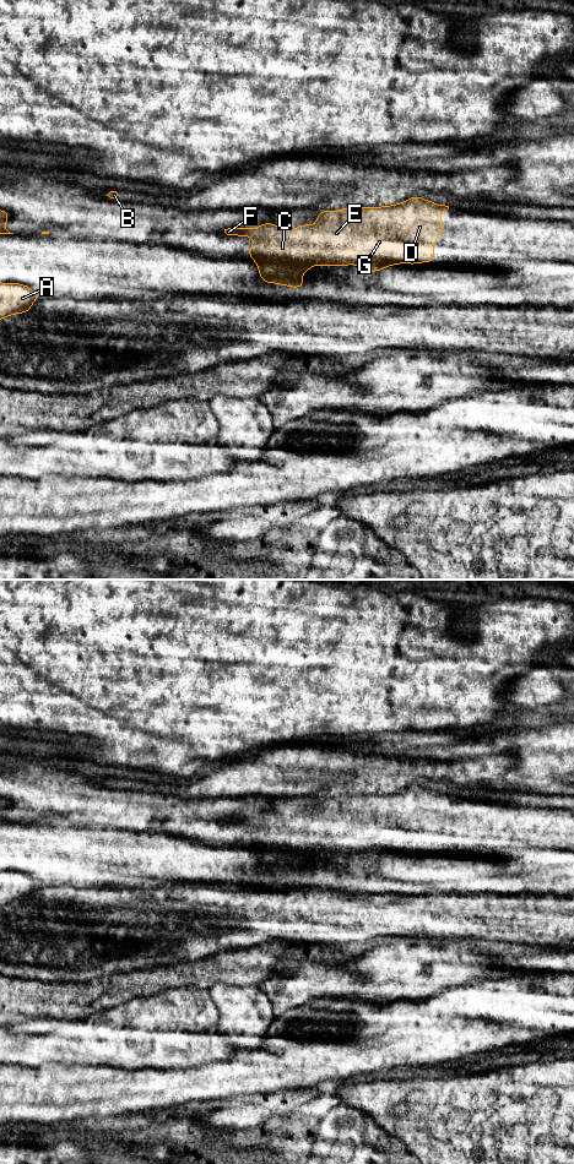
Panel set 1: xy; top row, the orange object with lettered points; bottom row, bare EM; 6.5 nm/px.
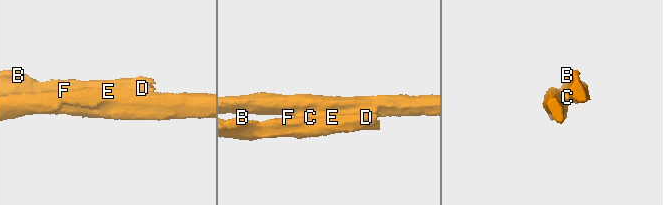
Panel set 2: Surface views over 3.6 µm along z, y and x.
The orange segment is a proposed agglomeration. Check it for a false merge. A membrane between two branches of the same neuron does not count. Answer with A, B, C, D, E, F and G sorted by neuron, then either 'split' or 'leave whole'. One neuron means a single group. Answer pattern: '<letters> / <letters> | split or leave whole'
A / B C D E F G | split

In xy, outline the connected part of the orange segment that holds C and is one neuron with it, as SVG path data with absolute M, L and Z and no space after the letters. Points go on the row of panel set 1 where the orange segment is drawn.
M413 196L392 206L320 211L316 224L300 224L293 230L281 230L277 225L265 222L254 229L228 228L224 233L244 238L253 236L256 243L250 246L248 256L267 256L291 263L363 265L369 261L388 261L416 265L434 262L434 239L448 235L439 216L448 210L449 206Z

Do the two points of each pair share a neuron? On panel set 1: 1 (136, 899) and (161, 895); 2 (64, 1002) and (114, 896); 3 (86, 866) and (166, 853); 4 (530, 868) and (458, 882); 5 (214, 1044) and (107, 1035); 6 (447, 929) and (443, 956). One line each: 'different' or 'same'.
1: same
2: different
3: same
4: same
5: same
6: different

